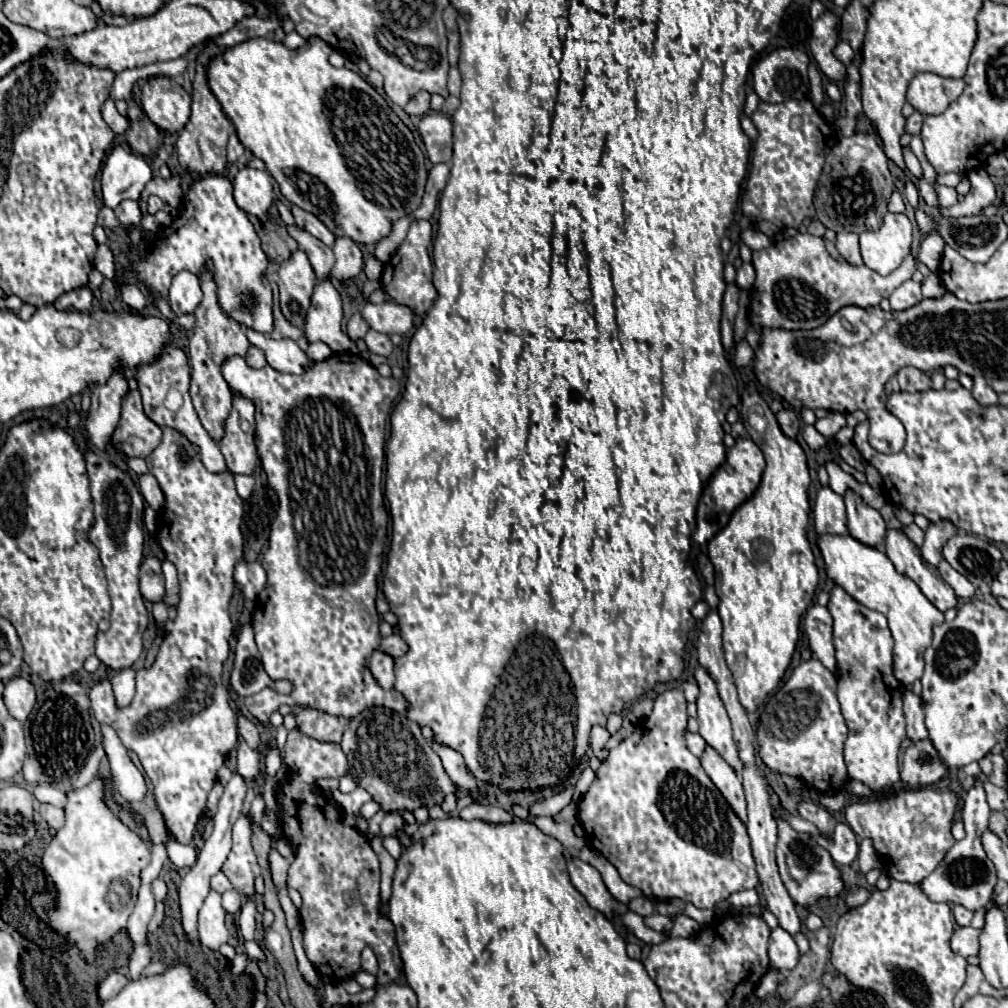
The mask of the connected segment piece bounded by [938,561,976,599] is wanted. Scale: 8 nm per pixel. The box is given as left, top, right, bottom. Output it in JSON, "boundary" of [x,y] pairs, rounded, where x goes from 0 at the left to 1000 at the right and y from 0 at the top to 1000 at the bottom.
{"boundary":[[[935,557],[933,561],[931,561],[931,566],[933,566],[933,570],[935,570],[935,574],[948,586],[948,590],[950,592],[954,592],[954,594],[960,594],[960,592],[964,592],[966,590],[966,580],[956,572],[956,570],[952,570],[948,564],[944,564],[938,557]]]}

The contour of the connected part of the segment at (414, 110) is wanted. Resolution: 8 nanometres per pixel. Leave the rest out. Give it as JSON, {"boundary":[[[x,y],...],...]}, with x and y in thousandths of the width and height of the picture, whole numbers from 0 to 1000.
{"boundary":[[[417,90],[417,92],[413,92],[409,98],[407,98],[407,102],[401,106],[401,110],[405,112],[405,114],[423,114],[425,110],[427,110],[427,92],[423,92],[423,90]]]}

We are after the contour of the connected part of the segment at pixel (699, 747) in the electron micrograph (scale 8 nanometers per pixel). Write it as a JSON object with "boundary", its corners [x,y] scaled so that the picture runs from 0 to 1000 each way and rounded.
{"boundary":[[[681,727],[681,739],[683,739],[683,743],[685,743],[690,751],[696,751],[698,741],[700,741],[698,733],[696,733],[692,727]]]}

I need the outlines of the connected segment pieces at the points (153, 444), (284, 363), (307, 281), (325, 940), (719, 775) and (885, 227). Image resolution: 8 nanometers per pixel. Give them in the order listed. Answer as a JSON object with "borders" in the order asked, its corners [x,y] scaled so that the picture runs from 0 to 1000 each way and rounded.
{"borders":[[[[127,388],[121,394],[121,410],[117,424],[111,430],[111,442],[119,444],[127,453],[144,455],[157,443],[161,426],[149,418],[141,406],[139,388]]],[[[244,326],[244,334],[246,334],[248,342],[262,348],[266,362],[278,370],[298,372],[300,368],[304,368],[310,362],[310,358],[302,352],[302,348],[290,336],[274,338],[262,330],[246,328],[246,326]]],[[[292,249],[288,257],[278,263],[278,307],[280,313],[296,326],[304,320],[304,309],[313,283],[313,273],[302,249]]],[[[296,723],[286,727],[284,735],[284,757],[290,761],[290,773],[280,779],[276,787],[276,797],[280,801],[280,818],[282,828],[292,840],[294,852],[288,858],[286,878],[296,882],[300,888],[298,910],[302,918],[302,943],[304,949],[310,953],[313,965],[321,971],[327,971],[327,961],[335,971],[351,969],[357,963],[357,945],[365,938],[371,947],[375,949],[375,977],[391,975],[399,967],[399,951],[393,938],[391,918],[389,914],[377,904],[377,854],[369,844],[365,832],[353,820],[341,820],[337,816],[335,799],[329,793],[313,787],[313,771],[339,771],[345,767],[343,749],[337,739],[331,737],[317,737],[313,733],[306,733],[298,729]]],[[[700,741],[696,761],[706,777],[714,783],[722,799],[728,803],[728,807],[734,811],[734,814],[740,818],[740,791],[736,773],[730,769],[730,765],[726,765],[726,761],[722,761],[722,757],[718,757],[718,753],[714,753],[710,745],[706,745],[706,741]]],[[[879,211],[871,229],[853,231],[857,263],[873,273],[883,273],[903,251],[905,223],[897,211]]]]}

